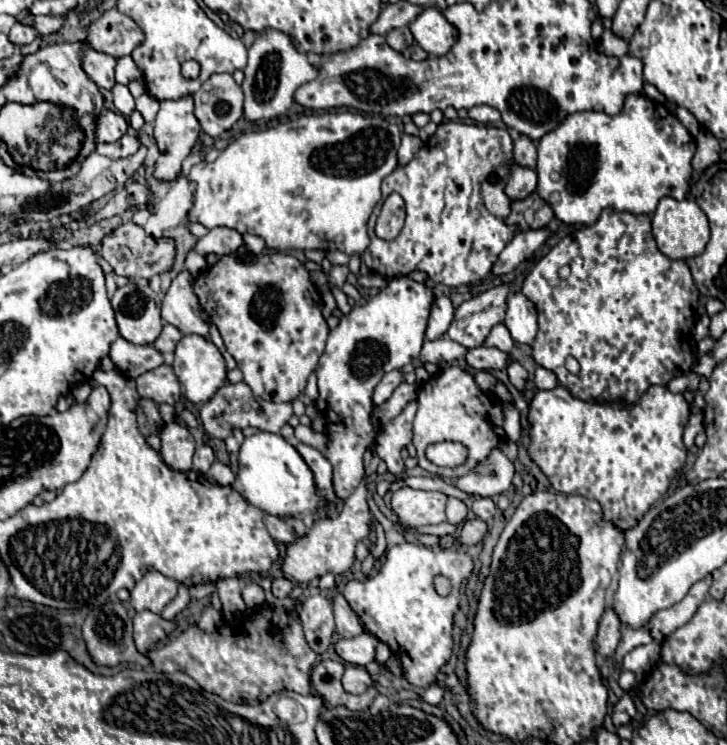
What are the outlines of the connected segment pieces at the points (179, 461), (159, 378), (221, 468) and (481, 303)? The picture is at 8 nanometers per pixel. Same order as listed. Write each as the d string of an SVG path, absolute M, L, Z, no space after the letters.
M164 424L160 430L160 456L174 470L190 470L194 456L194 436L186 426Z
M166 364L136 378L140 398L150 398L156 404L176 404L180 400L180 382L174 370Z
M216 460L216 462L212 464L212 468L208 470L208 478L210 478L212 482L216 482L216 484L222 484L222 486L230 486L230 484L234 482L234 474L232 474L230 466L222 464L220 460Z
M496 286L462 302L454 312L454 322L448 330L450 340L462 344L464 348L478 348L484 344L492 326L504 320L508 286Z

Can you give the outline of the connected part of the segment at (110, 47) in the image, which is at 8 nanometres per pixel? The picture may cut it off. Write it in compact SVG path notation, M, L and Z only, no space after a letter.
M112 8L88 26L84 46L120 58L128 56L140 40L144 40L144 34L136 28L134 20Z

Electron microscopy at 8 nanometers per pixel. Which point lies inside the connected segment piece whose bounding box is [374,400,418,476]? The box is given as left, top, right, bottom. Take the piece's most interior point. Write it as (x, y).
(393, 436)

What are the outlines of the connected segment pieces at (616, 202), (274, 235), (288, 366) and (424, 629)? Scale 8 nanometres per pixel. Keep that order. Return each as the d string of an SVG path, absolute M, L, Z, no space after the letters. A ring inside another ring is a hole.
M632 94L626 98L626 104L624 104L624 110L616 116L608 116L604 112L596 112L596 110L588 110L588 112L578 112L578 114L572 114L568 116L568 120L564 120L556 130L548 132L544 138L540 138L538 142L538 194L552 206L556 218L560 222L566 222L566 224L594 224L600 216L600 212L604 208L612 208L612 210L618 210L618 212L632 212L632 214L652 214L656 210L656 204L660 202L660 198L664 196L670 196L674 200L684 200L686 194L688 194L688 188L690 188L690 182L692 182L692 156L696 152L696 144L694 144L694 138L690 136L690 132L682 126L682 122L664 106L660 104L660 110L658 110L658 104L640 96L640 94ZM552 172L560 172L560 180L554 182L550 178Z
M326 112L326 114L314 114L314 116L300 116L296 122L286 122L274 128L268 128L264 132L248 132L242 134L240 138L236 138L230 146L226 146L220 156L208 164L208 162L200 162L192 168L192 172L188 174L190 180L196 182L196 200L194 200L194 210L188 214L188 222L200 222L206 228L216 228L216 226L226 226L232 228L240 234L256 234L260 236L268 248L274 250L330 250L330 248L338 248L340 252L346 252L348 256L352 254L362 254L364 248L368 248L368 216L372 212L372 208L376 206L376 202L382 198L380 194L380 184L382 180L398 166L398 158L396 152L400 148L400 128L396 124L386 122L384 118L366 118L354 112Z
M282 252L264 254L252 264L240 264L232 256L222 256L194 280L194 290L202 308L218 326L224 346L236 360L254 398L272 402L296 400L304 392L308 376L316 370L328 336L328 324L320 310L320 294L310 282L308 270L294 256Z
M392 546L378 570L366 580L350 580L342 594L360 616L364 628L384 642L404 668L404 678L416 688L434 684L436 674L452 654L452 616L458 610L460 584L470 576L472 560L456 550L434 552L426 546ZM436 576L446 576L452 584L448 596L440 596L434 586Z

